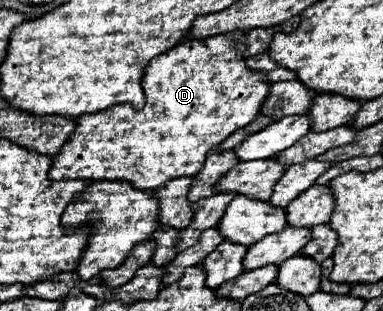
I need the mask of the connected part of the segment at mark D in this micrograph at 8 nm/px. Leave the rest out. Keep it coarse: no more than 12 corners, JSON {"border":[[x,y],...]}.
{"border":[[245,33],[149,61],[145,107],[81,115],[51,181],[195,177],[269,93]]}

